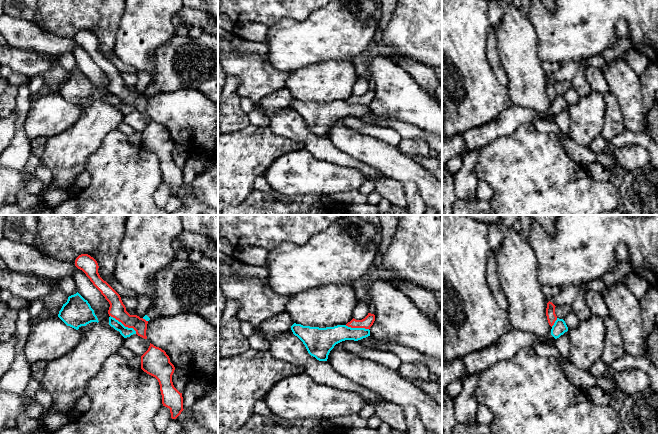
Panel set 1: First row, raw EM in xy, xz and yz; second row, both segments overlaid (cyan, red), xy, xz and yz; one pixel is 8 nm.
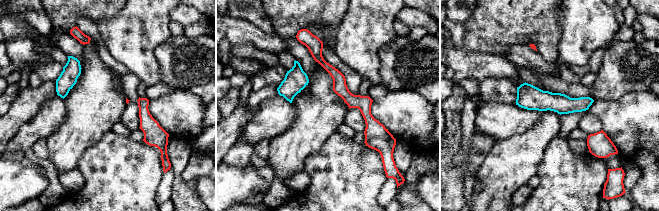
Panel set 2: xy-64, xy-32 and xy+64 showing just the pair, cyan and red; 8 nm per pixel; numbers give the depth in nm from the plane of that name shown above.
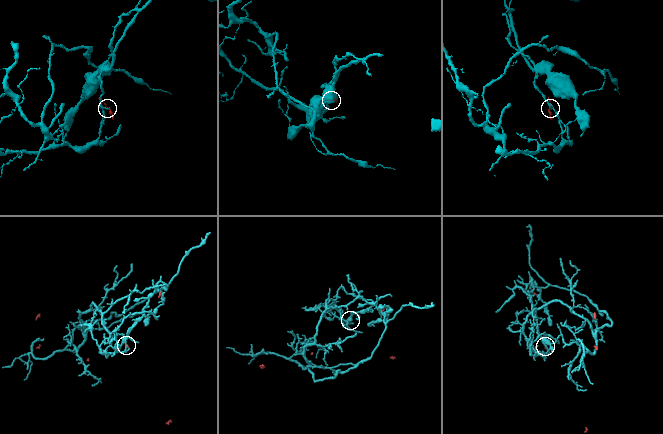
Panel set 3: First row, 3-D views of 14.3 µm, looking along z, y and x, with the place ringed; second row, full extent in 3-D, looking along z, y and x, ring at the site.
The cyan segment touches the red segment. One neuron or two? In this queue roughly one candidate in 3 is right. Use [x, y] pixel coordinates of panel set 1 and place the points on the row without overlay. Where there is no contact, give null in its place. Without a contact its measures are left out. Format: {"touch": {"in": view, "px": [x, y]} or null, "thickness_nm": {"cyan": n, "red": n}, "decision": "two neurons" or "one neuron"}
{"touch": {"in": "xy", "px": [123, 101]}, "thickness_nm": {"cyan": 80, "red": 140}, "decision": "two neurons"}

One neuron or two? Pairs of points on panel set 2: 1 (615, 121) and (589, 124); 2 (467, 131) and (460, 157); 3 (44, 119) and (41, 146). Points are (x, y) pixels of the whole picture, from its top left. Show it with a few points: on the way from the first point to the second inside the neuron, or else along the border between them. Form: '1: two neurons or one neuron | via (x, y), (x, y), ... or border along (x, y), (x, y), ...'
1: two neurons | border along (589, 112), (600, 121), (603, 129)
2: one neuron | via (466, 137), (464, 151)
3: two neurons | border along (46, 138), (40, 138), (34, 143)

